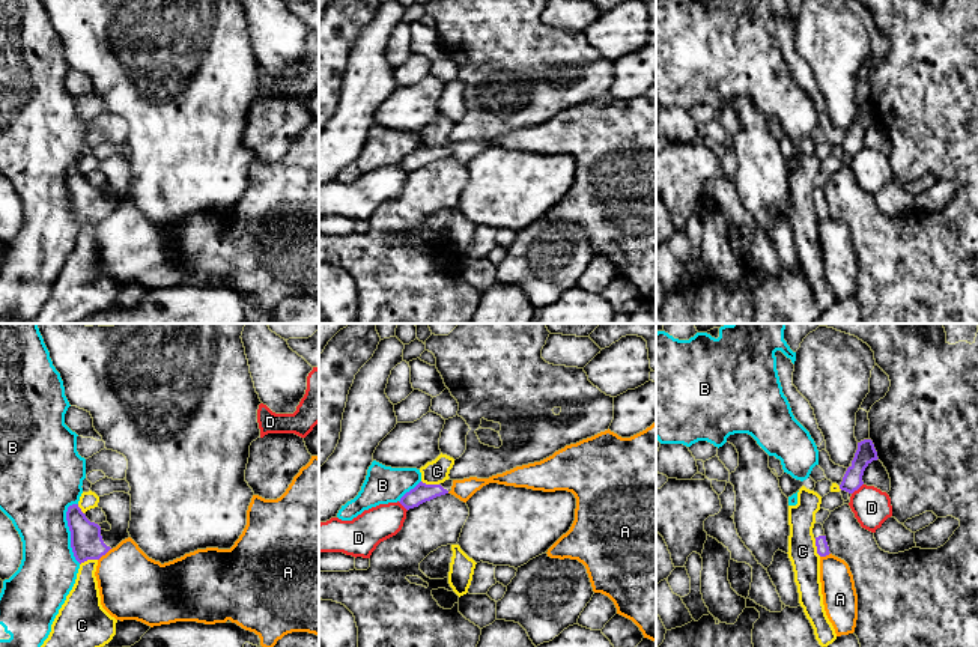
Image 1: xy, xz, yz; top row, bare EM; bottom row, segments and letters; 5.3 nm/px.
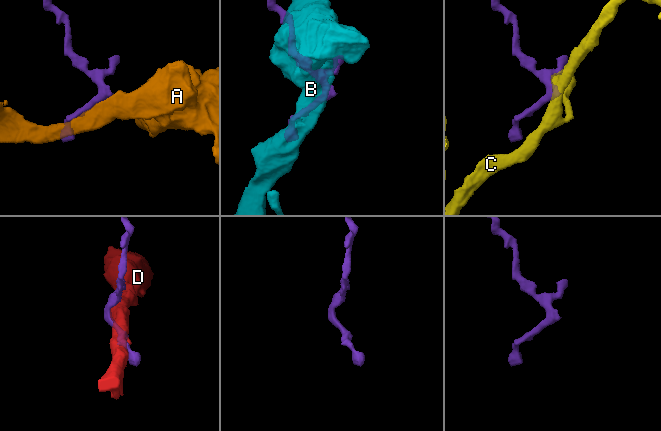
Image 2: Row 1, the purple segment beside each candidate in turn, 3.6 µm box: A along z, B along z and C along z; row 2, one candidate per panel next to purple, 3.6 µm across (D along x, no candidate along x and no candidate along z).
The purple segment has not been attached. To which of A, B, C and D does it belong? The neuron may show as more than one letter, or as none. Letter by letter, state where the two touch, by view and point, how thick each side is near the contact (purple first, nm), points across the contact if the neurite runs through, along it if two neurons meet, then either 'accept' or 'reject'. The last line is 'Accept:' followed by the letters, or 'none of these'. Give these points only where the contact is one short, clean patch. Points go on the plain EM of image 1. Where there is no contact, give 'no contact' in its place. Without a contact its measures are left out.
A: contact xy (104, 217); calibres 170 and 360 nm; reject
B: contact xy (71, 196); calibres 170 and 340 nm; reject
C: contact xy (88, 221); calibres 170 and 190 nm; reject
D: contact yz (856, 152); calibres 110 and 200 nm; reject
Accept: none of these

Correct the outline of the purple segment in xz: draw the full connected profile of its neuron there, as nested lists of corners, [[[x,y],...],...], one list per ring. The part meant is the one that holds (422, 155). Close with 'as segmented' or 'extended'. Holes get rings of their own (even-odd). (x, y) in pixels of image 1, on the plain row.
[[[450,141],[439,147],[426,147],[420,144],[414,152],[406,155],[399,166],[406,173],[409,173],[436,159],[448,156],[451,153],[451,149],[453,149],[453,143]]] | extended

